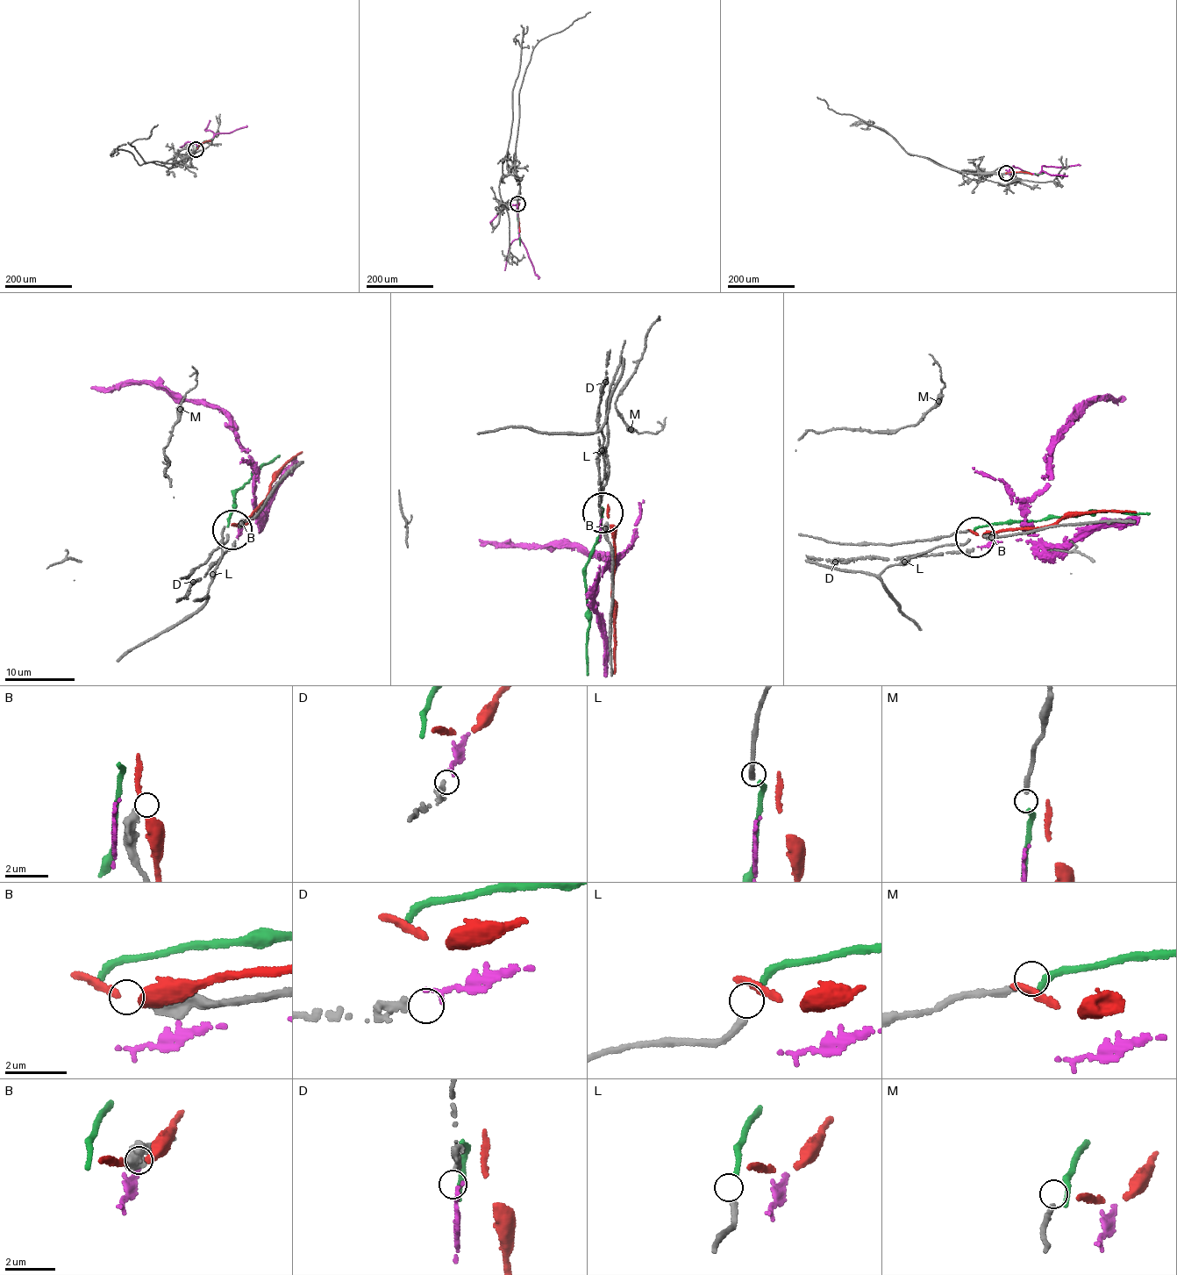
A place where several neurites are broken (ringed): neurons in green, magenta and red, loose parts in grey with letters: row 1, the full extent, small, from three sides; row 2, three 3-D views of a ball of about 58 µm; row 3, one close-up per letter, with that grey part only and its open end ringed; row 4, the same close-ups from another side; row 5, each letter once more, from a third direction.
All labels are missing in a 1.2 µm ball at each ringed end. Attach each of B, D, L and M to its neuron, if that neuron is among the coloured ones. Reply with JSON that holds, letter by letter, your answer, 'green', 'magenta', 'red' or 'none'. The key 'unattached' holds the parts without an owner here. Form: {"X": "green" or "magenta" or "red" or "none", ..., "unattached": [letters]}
{"B": "none", "D": "magenta", "L": "green", "M": "none", "unattached": ["B", "M"]}

